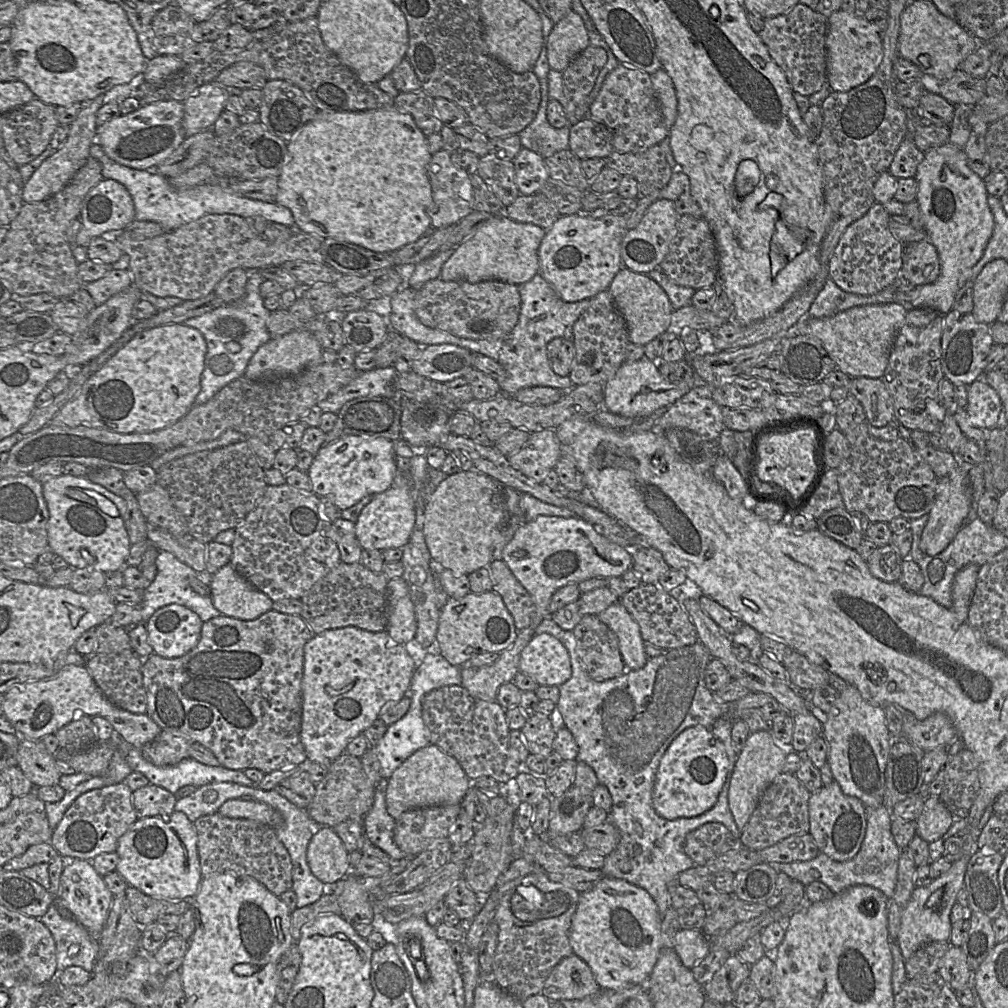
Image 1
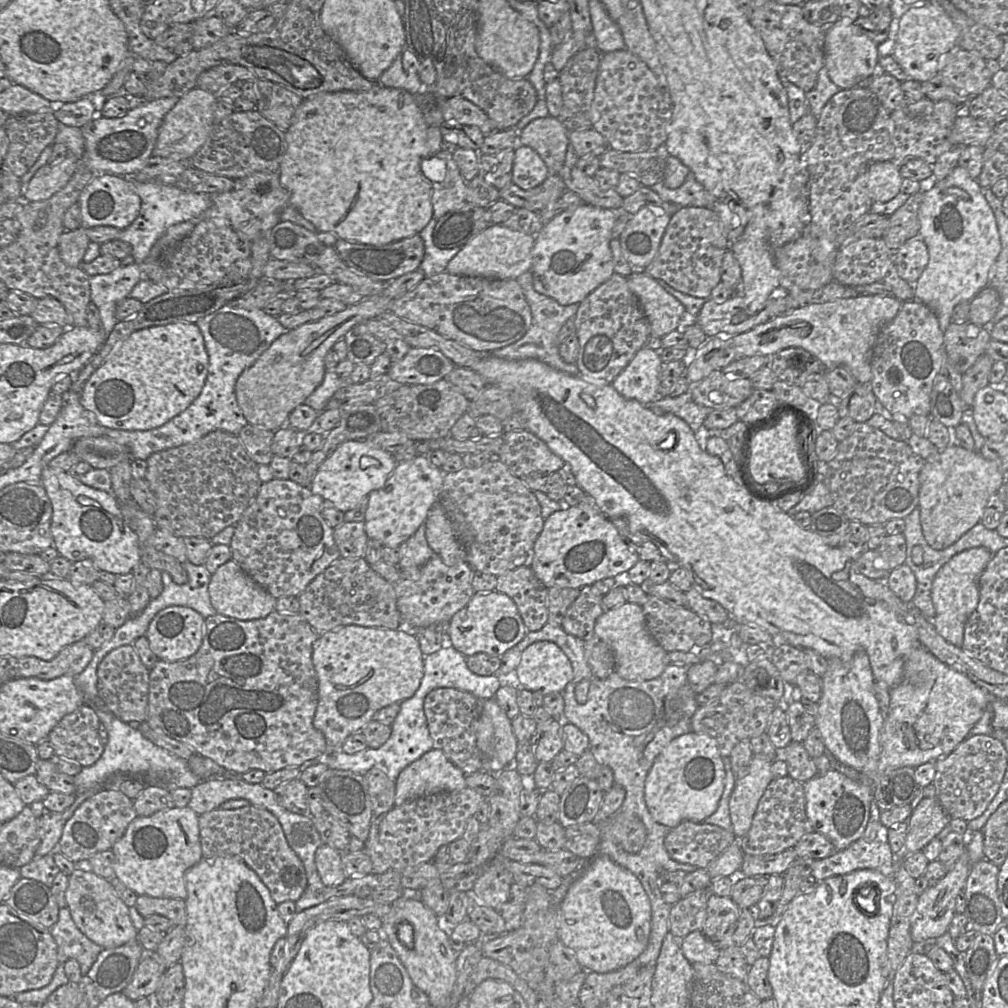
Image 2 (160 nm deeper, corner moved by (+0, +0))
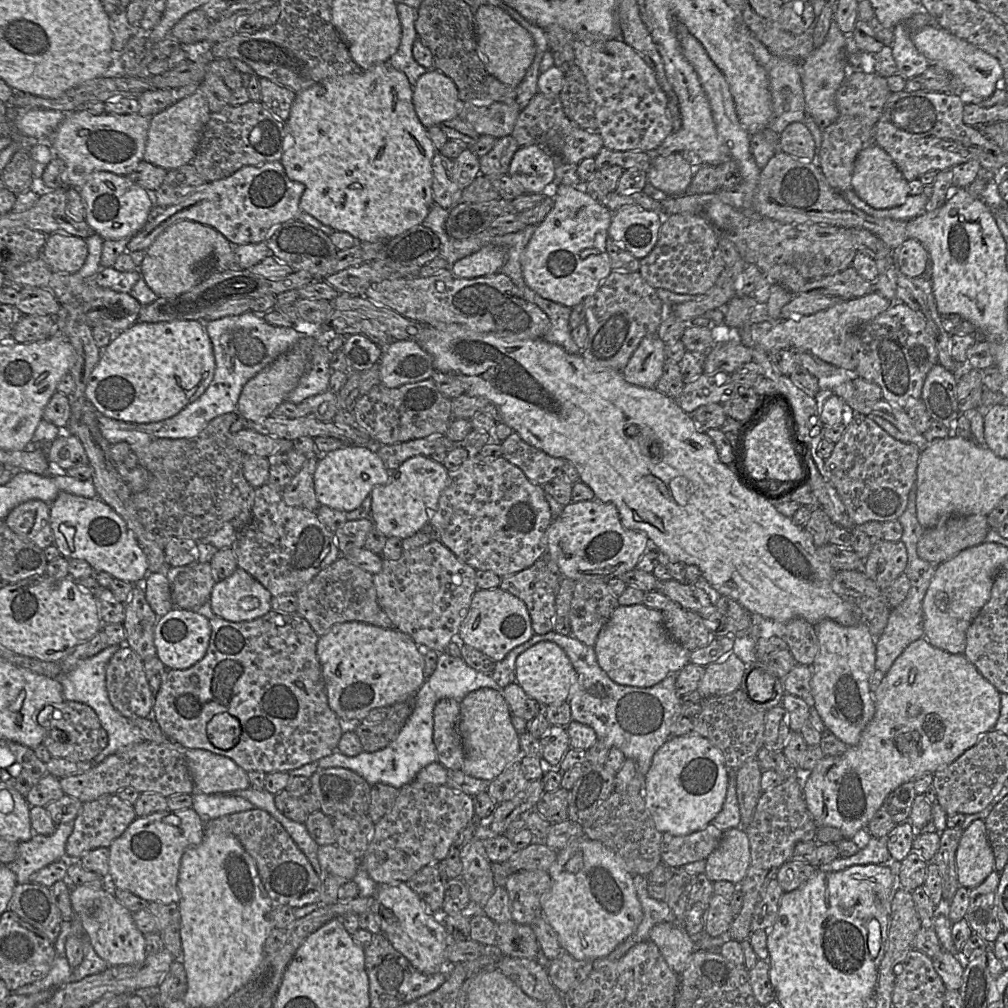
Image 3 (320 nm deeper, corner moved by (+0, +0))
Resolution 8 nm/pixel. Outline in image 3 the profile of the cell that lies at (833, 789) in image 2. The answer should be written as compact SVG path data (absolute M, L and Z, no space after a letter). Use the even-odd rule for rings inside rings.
M921 637L909 644L900 656L894 661L886 673L878 689L873 692L875 714L861 734L855 746L849 746L847 751L839 756L825 756L814 769L803 773L802 790L804 800L812 815L816 826L830 826L841 831L845 839L852 839L858 831L866 829L868 822L880 809L885 798L895 788L907 781L913 781L923 773L934 773L956 760L967 749L975 745L987 732L993 730L1000 714L1000 692L986 680L977 668L964 656L964 654L951 654L933 646L925 637Z

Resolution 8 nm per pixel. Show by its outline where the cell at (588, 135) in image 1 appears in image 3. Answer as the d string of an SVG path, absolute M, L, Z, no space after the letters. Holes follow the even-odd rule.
M537 93L528 105L520 111L511 136L519 147L537 145L551 155L558 163L577 165L586 158L595 158L603 145L598 132L589 132L574 124L565 114L559 96Z

